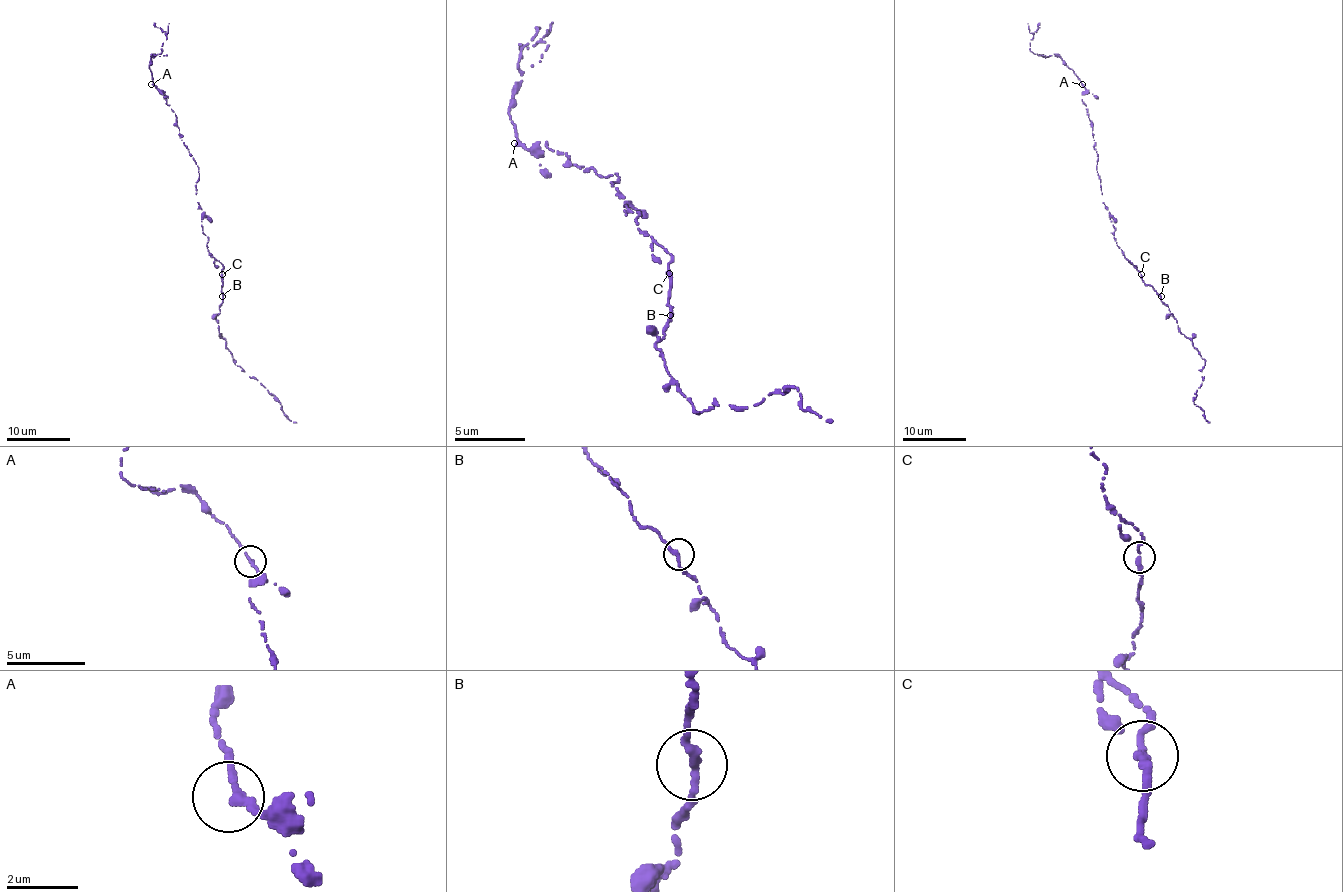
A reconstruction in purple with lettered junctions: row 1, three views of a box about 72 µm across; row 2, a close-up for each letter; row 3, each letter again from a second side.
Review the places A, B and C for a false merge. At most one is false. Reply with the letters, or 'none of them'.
none of them

